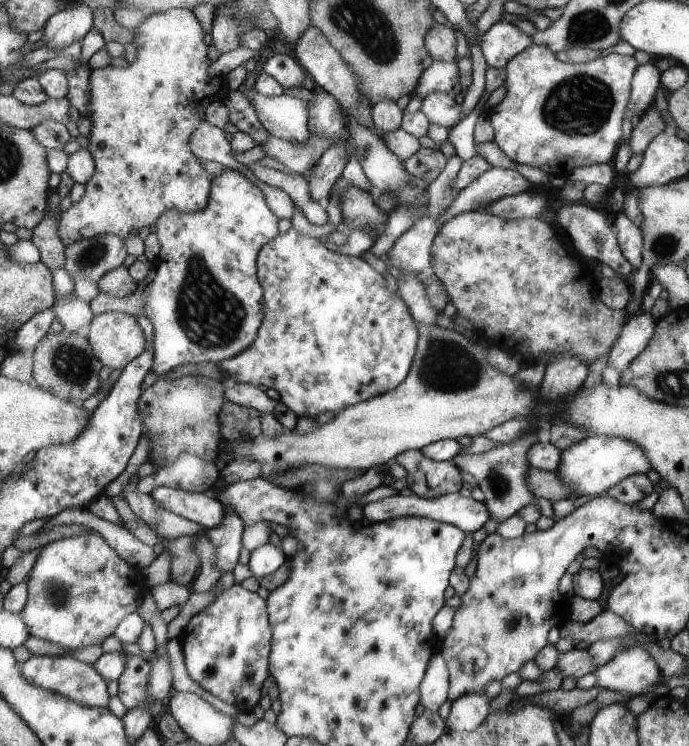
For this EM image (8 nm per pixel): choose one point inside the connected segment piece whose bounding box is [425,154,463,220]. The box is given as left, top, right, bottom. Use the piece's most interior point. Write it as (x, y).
(440, 191)

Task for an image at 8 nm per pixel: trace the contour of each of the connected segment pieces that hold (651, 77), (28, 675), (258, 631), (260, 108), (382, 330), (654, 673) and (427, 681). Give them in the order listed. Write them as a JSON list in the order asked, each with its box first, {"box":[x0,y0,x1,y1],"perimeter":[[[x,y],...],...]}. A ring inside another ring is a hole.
[{"box":[624,59,660,118],"perimeter":[[[650,59],[640,64],[634,72],[633,83],[630,86],[630,98],[626,104],[624,118],[631,114],[641,116],[644,110],[654,102],[653,93],[660,84],[660,71],[655,67],[655,60]]]},{"box":[19,655,110,707],"perimeter":[[[31,655],[25,662],[19,663],[21,674],[35,686],[44,688],[64,697],[70,698],[73,702],[89,705],[90,707],[105,707],[110,697],[106,691],[108,681],[105,680],[92,664],[69,657],[48,657]]]},{"box":[179,583,273,712],"perimeter":[[[233,583],[195,615],[179,638],[189,678],[239,712],[251,712],[261,698],[259,688],[270,673],[267,656],[269,636],[273,634],[267,613],[263,598]]]},{"box":[250,93,310,144],"perimeter":[[[256,93],[250,102],[256,118],[271,136],[276,136],[284,142],[291,141],[297,144],[307,142],[310,132],[305,101],[283,93],[270,97]]]},{"box":[217,228,418,420],"perimeter":[[[290,228],[285,234],[275,235],[273,240],[262,246],[261,252],[257,256],[257,275],[263,295],[263,318],[256,330],[254,341],[245,350],[217,363],[218,368],[226,375],[222,381],[224,384],[233,386],[233,383],[247,383],[264,390],[273,388],[278,392],[279,402],[290,408],[297,418],[307,416],[313,420],[320,412],[329,410],[336,414],[346,406],[386,393],[388,390],[394,389],[406,377],[418,342],[418,330],[415,322],[401,296],[390,290],[385,290],[385,279],[368,263],[361,260],[360,256],[353,257],[327,250],[327,247],[317,239],[297,234],[293,228]]]},{"box":[594,645,668,696],"perimeter":[[[637,645],[617,651],[612,659],[594,670],[595,686],[620,691],[627,696],[638,696],[645,692],[652,692],[655,696],[668,694],[667,687],[661,685],[662,672],[653,659]],[[653,684],[655,689],[649,691],[649,686]]]},{"box":[419,651,448,713],"perimeter":[[[437,651],[427,665],[426,676],[419,685],[419,702],[423,708],[437,713],[437,709],[448,700],[448,670]]]}]

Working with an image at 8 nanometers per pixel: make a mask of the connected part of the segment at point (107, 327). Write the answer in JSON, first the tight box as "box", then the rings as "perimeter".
{"box":[85,311,145,368],"perimeter":[[[107,311],[92,318],[85,331],[95,358],[103,365],[123,368],[145,348],[138,319],[127,313]]]}

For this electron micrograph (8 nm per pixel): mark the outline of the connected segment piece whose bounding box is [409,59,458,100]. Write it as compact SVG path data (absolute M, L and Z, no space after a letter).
M433 60L419 78L417 88L411 97L422 98L429 93L451 93L451 88L458 81L457 60L438 61Z

